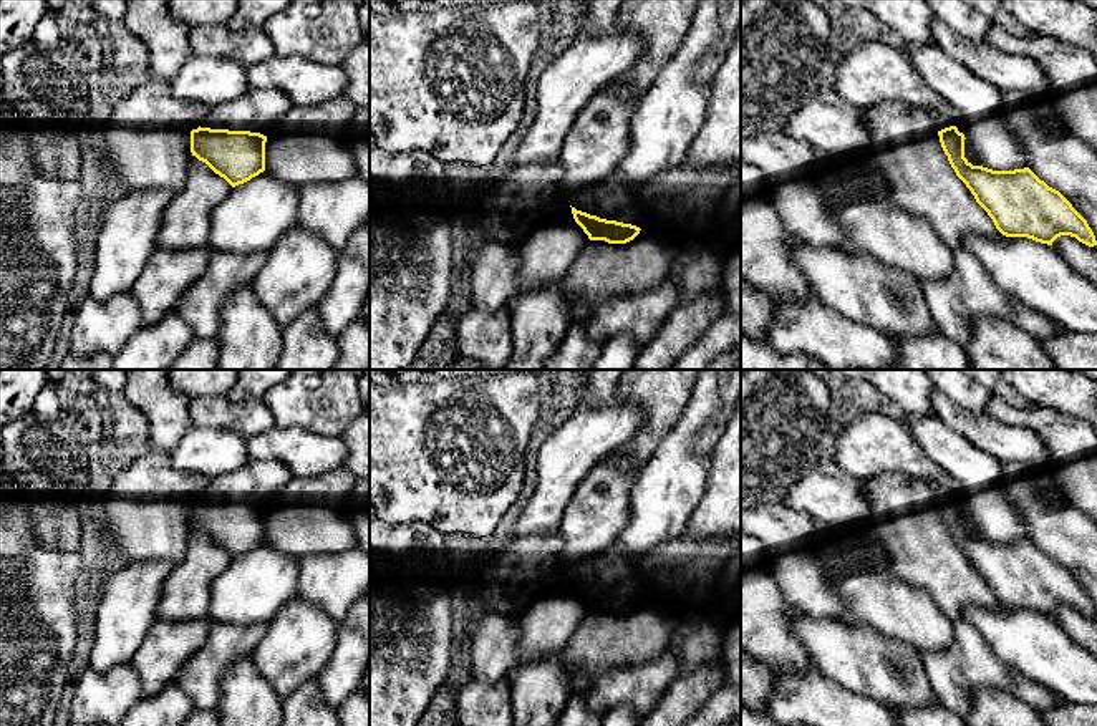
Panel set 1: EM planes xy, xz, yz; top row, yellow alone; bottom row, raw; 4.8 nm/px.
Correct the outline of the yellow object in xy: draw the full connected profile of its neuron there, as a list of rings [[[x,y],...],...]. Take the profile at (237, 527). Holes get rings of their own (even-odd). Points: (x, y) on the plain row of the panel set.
[[[260,459],[249,461],[234,472],[209,479],[201,497],[191,502],[191,524],[232,559],[244,555],[265,542],[267,507],[277,501],[278,491],[292,477],[285,462]]]

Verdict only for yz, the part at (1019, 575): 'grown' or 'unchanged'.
grown

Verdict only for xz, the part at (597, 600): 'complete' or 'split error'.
split error

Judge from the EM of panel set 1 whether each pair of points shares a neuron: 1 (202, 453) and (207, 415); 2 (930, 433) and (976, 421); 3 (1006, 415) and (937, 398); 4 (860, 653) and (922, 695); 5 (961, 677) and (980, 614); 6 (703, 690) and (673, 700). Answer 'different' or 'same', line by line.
1: different
2: different
3: different
4: same
5: different
6: same

